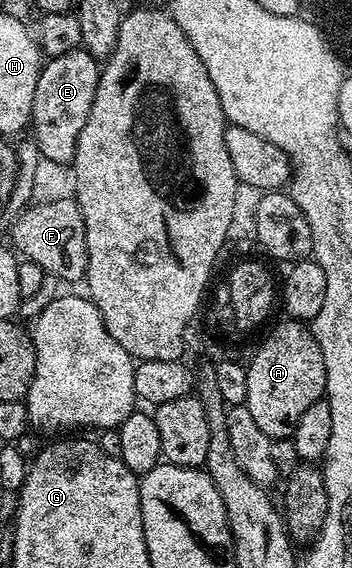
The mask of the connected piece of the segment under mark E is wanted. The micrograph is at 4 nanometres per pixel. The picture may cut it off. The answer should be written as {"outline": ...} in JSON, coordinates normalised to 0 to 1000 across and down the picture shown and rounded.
{"outline":[[[236,83],[122,109],[108,146],[97,153],[85,215],[85,234],[102,243],[116,278],[151,282],[185,294],[213,285],[222,245],[233,238],[233,224],[244,224],[287,127],[278,107]]]}

